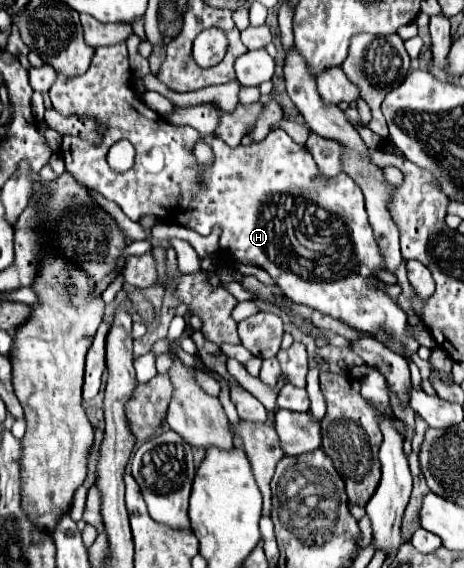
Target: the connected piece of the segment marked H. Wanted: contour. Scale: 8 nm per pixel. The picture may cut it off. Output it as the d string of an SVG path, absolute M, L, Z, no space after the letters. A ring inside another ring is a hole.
M120 42L112 46L98 46L88 72L84 72L82 76L58 74L54 86L50 88L52 106L56 110L60 110L62 114L90 114L96 116L96 120L100 120L104 126L104 138L100 146L90 146L86 140L70 134L66 134L62 140L62 158L66 162L66 170L78 182L98 190L104 198L114 200L134 222L138 222L144 214L154 214L158 220L176 222L180 226L196 230L202 236L208 236L214 226L220 226L220 252L226 258L236 258L244 264L252 262L258 268L266 270L290 300L330 314L332 318L350 322L350 326L358 330L382 332L386 334L386 338L400 342L404 348L402 354L408 358L418 352L420 344L410 334L406 314L390 296L366 284L366 280L372 278L372 272L382 268L382 256L378 254L378 246L368 224L362 190L348 174L338 174L332 180L320 180L320 172L310 150L296 144L280 128L274 128L260 144L236 148L230 148L218 138L212 140L210 136L206 136L204 140L212 146L216 162L204 174L206 190L202 192L196 186L196 178L202 174L202 170L196 166L196 158L192 154L198 132L190 126L168 124L162 116L150 110L144 100L140 100L132 90L132 80L134 72L128 62L126 42ZM118 140L130 140L130 144L136 148L136 164L126 174L116 174L106 164L106 152Z

